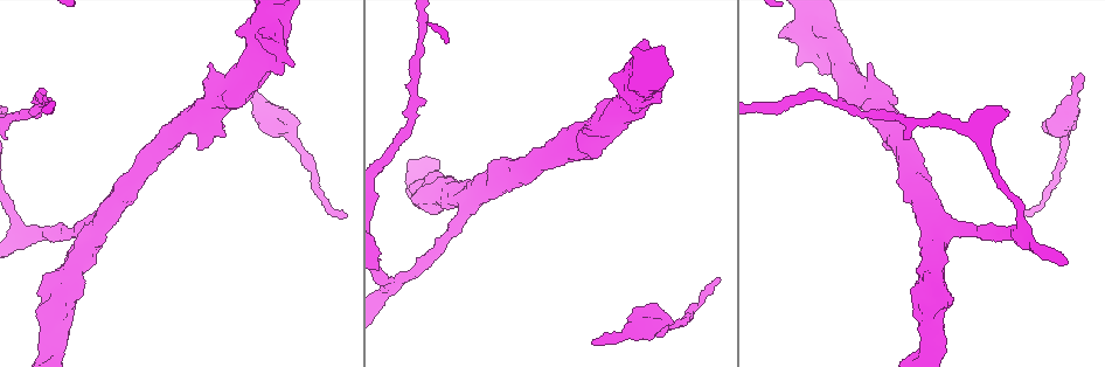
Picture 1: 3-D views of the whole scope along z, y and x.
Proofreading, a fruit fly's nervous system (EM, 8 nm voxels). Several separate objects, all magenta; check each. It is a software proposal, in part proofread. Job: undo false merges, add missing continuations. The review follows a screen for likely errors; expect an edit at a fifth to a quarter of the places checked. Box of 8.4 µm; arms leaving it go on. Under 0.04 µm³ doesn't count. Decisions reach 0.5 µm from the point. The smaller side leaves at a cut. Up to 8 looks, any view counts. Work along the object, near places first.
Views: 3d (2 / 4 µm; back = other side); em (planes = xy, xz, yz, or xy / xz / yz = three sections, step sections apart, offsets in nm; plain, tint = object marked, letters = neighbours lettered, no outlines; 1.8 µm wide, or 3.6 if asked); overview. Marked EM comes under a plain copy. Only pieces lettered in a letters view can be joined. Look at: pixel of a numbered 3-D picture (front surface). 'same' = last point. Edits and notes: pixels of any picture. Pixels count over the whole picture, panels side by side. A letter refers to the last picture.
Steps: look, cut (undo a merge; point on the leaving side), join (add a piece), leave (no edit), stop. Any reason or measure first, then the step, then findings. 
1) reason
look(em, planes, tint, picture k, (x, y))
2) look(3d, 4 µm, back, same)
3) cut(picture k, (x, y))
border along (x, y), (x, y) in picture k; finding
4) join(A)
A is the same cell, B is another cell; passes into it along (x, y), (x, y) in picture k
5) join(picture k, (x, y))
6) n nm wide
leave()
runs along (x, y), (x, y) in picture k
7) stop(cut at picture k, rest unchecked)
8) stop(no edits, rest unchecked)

branch stops here
look(3d, 2 µm, back, picture 1, (591, 342))

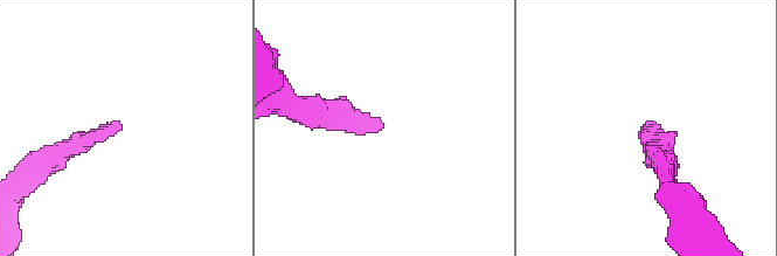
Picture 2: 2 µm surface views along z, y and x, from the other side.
now the EM
look(em, xz, step 8, letters, picture 2, (649, 124))

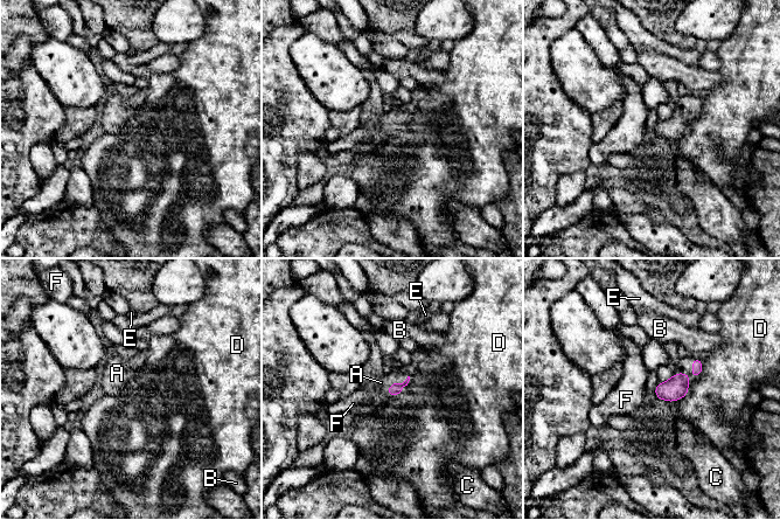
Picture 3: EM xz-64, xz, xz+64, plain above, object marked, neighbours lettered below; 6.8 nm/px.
join(A)
A is the same cell, B, C, D, E and F are other cells; passes into it along (396, 388), (395, 382), (381, 382) in picture 3; the neuron continues

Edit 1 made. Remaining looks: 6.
see it whole again
look(overview)

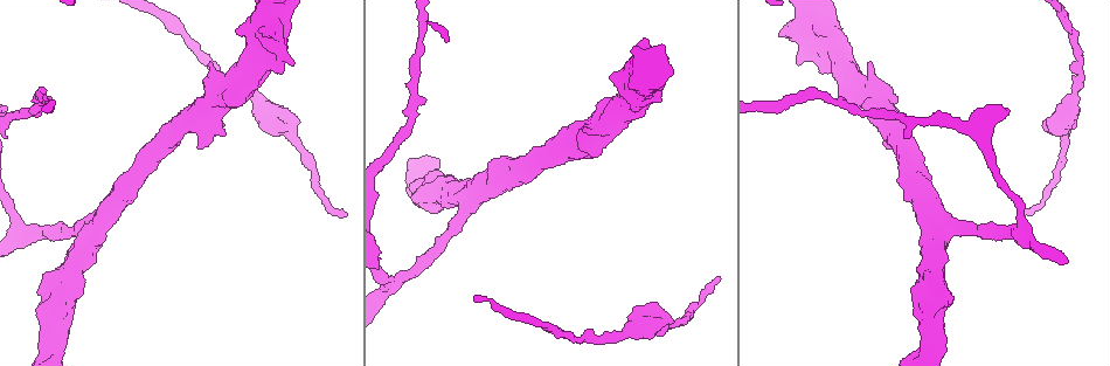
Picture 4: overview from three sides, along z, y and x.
an open end
look(em, yz, step 8, letters, picture 4, (342, 210))

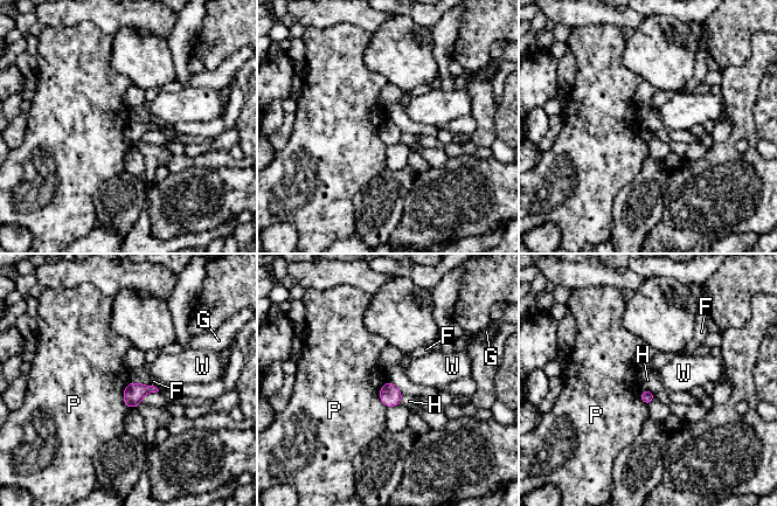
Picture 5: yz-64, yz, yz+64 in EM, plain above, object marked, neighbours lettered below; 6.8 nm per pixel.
P touches over 190 nm
leave()
F, G, H, P and W are other cells; border along (130, 381), (123, 395), (127, 408) in picture 5; no lettered piece goes on from it

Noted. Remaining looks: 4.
calibre changes
look(3d, 4 µm, back, picture 4, (272, 39))

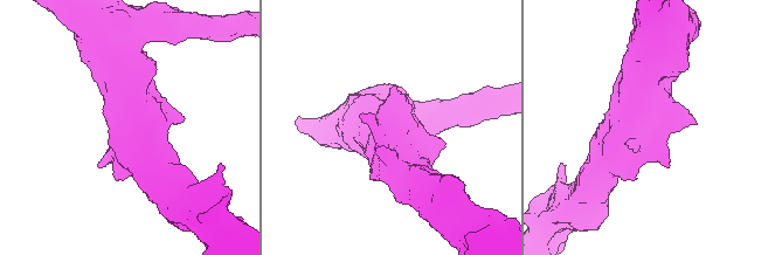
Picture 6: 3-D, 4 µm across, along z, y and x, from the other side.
look(em, 3.6 µm, xz, step 8, tint, picture 6, (394, 134))

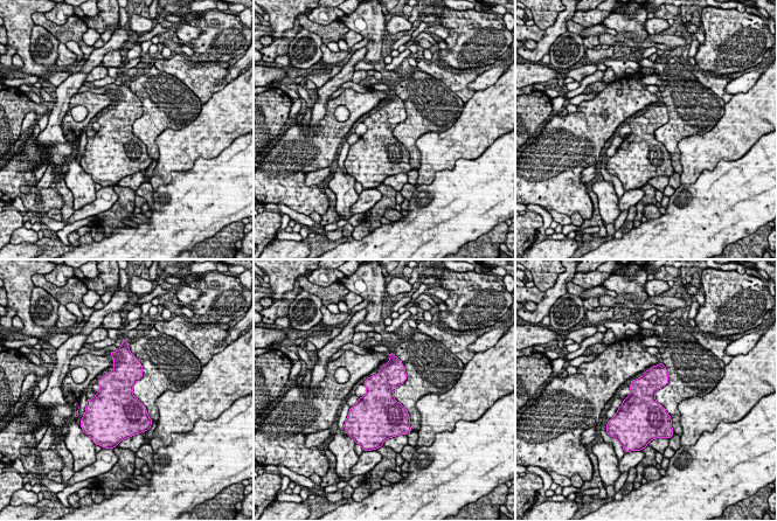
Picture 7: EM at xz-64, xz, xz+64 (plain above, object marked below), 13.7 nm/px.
cut it another way
look(em, 3.6 µm, planes, letters, same)

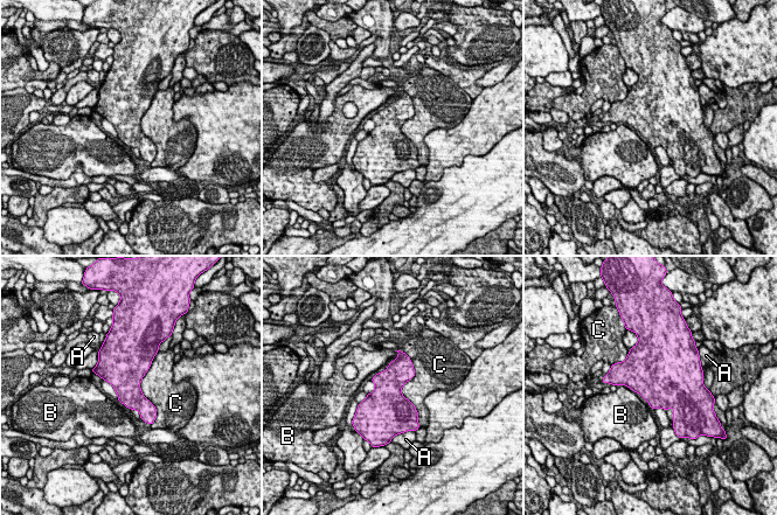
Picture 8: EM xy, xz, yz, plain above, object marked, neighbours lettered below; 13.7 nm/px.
leave()
A, B and C are other cells; border along (401, 349), (418, 416) in picture 8; one neuron here

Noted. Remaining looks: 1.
stop(join at picture 3, rest unchecked)

